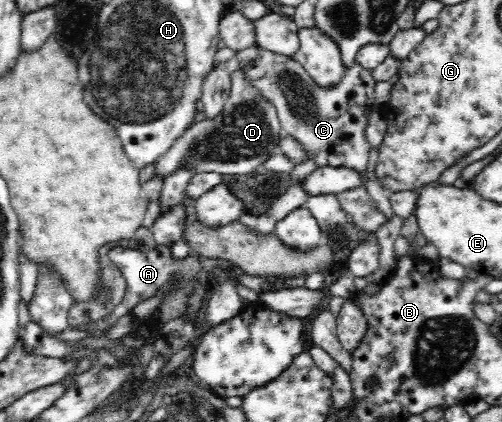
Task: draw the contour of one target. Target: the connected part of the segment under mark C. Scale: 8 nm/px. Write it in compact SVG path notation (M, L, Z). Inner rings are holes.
M258 45L238 49L235 54L238 59L238 70L242 70L246 82L254 86L260 97L268 100L276 108L276 115L283 133L295 137L305 147L309 158L313 156L318 167L352 168L364 179L366 165L368 165L368 153L370 153L364 129L366 129L368 113L375 107L374 86L378 82L374 79L371 70L360 64L354 64L345 70L344 77L335 88L326 89L316 85L316 82L293 56L275 54Z

